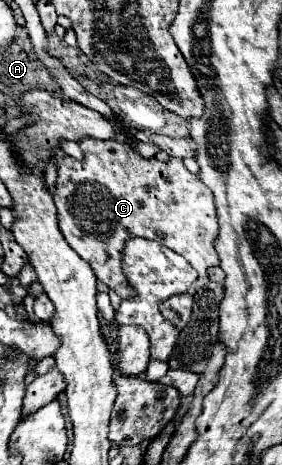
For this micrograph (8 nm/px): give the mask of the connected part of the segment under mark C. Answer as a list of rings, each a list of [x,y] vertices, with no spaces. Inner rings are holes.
[[[83,139],[79,145],[85,157],[77,161],[67,155],[61,159],[57,171],[53,201],[57,205],[61,233],[79,257],[93,267],[97,279],[121,299],[133,295],[123,269],[117,267],[117,251],[123,251],[125,239],[145,237],[181,253],[197,269],[199,277],[189,291],[161,303],[161,315],[181,331],[191,317],[195,291],[209,281],[207,269],[219,265],[215,251],[219,225],[213,193],[181,159],[171,159],[169,163],[145,159],[137,151],[131,151],[129,145],[113,139]]]

